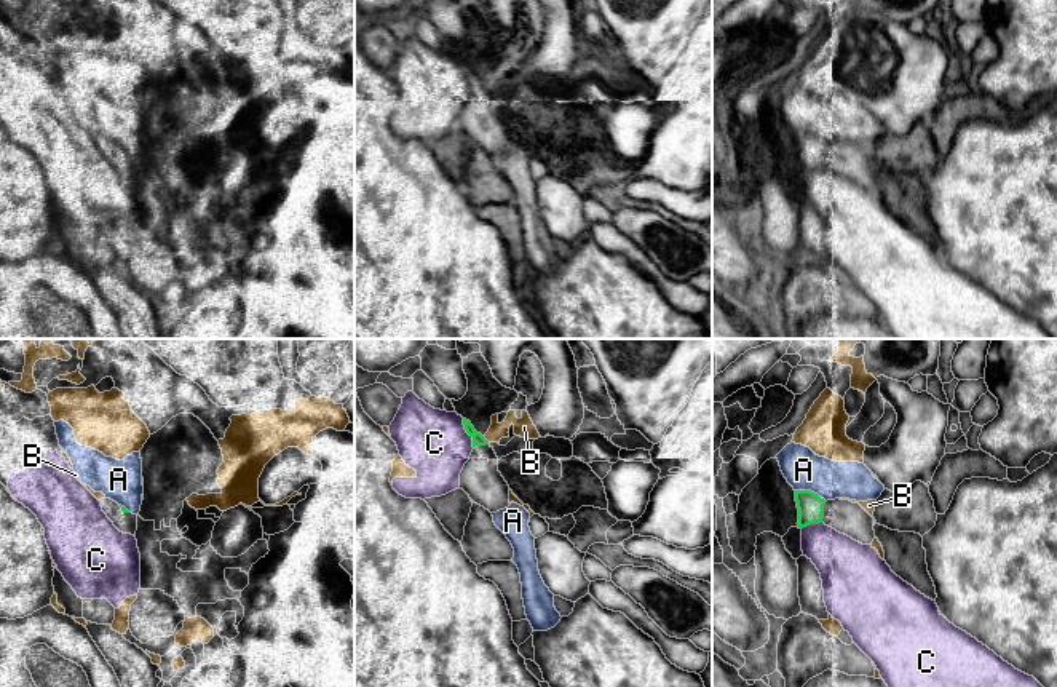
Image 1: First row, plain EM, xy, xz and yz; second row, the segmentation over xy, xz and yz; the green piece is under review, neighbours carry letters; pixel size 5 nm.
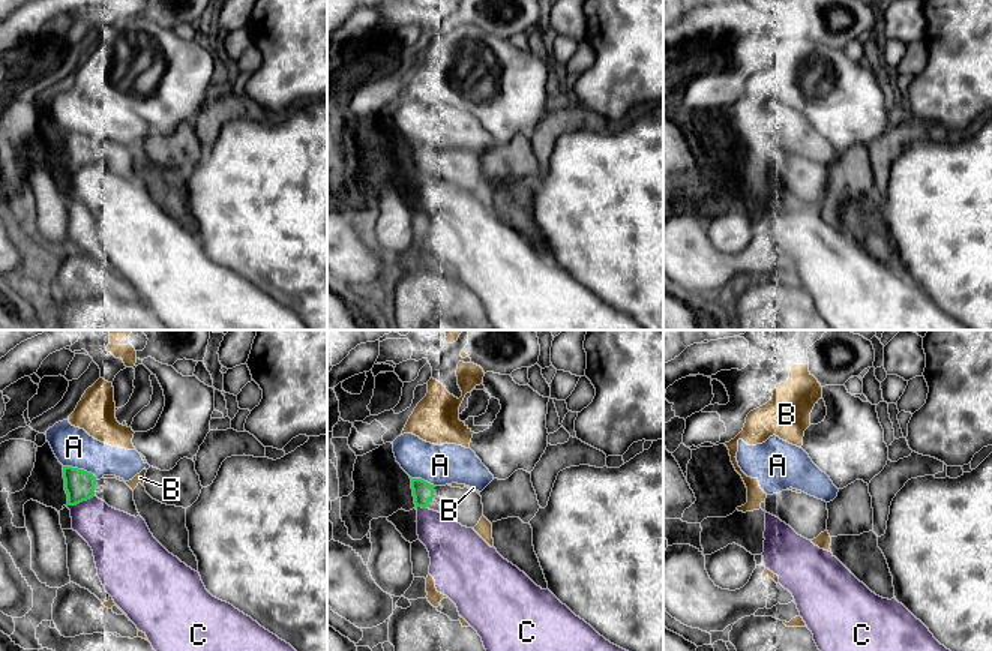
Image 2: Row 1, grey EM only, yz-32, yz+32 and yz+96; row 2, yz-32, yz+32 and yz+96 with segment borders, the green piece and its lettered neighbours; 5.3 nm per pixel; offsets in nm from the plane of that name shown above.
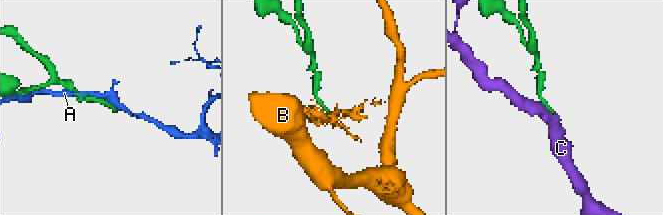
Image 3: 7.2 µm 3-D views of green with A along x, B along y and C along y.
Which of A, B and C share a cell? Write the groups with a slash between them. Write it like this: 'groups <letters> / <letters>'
groups A / B / C

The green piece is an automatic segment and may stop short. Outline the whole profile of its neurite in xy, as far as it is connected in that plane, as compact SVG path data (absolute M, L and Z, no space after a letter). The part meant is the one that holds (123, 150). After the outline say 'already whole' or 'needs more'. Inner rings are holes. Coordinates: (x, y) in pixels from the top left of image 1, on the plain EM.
M101 141L99 144L102 153L120 174L136 177L137 157L129 155L125 149L120 149L117 144L110 141Z; needs more

